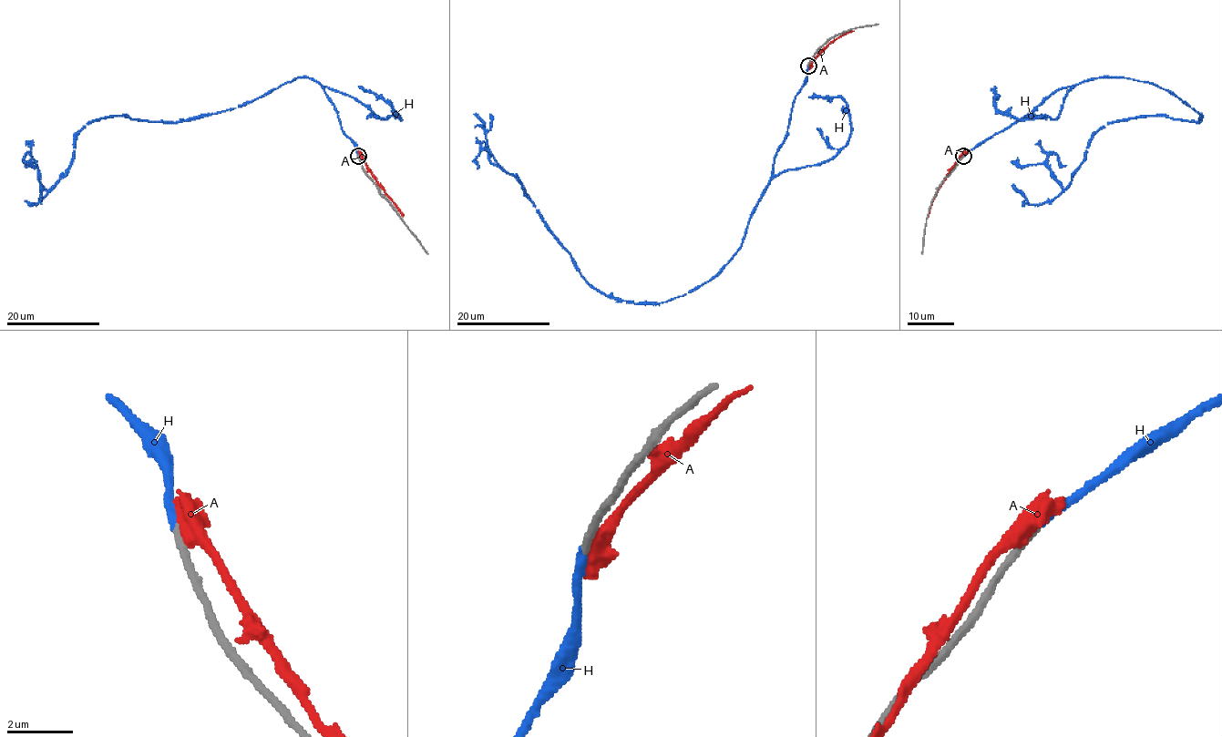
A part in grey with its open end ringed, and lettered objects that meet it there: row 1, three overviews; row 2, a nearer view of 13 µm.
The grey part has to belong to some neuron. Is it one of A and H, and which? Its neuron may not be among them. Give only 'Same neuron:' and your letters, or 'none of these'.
Same neuron: H

